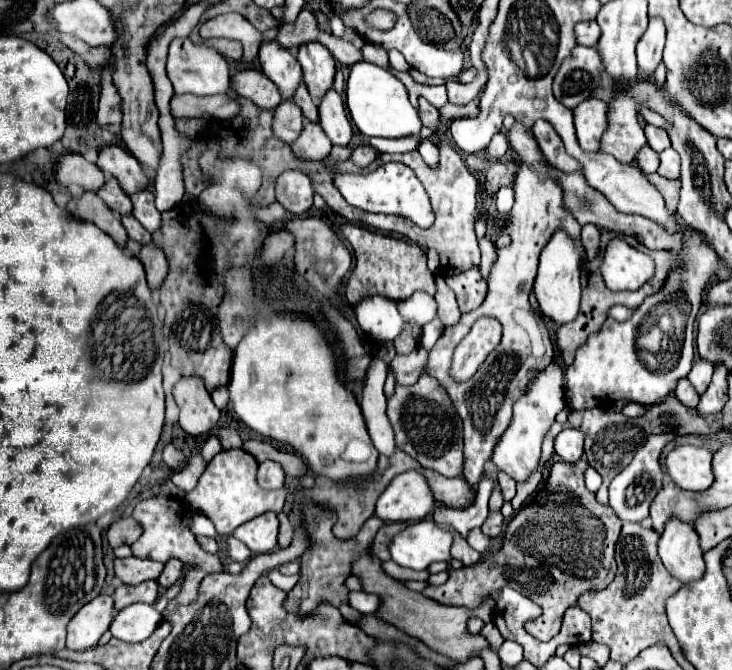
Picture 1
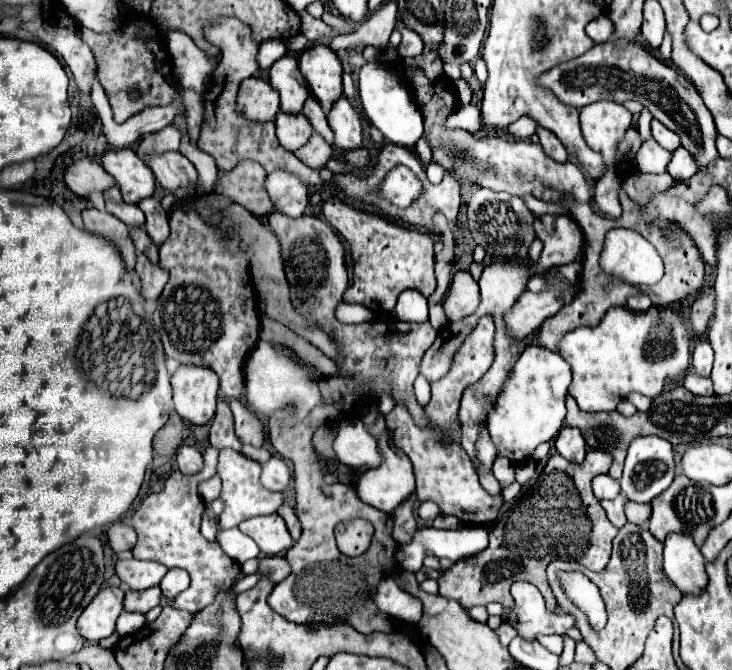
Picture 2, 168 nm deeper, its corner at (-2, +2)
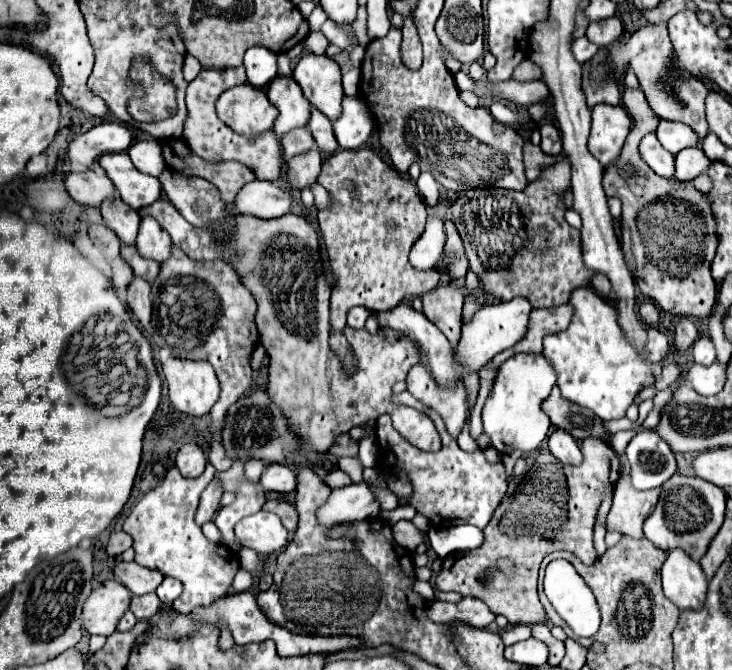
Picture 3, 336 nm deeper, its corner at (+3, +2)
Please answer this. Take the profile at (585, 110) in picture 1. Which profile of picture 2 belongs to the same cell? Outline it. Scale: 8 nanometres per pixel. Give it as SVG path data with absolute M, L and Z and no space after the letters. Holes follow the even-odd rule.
M597 101L581 109L581 131L587 145L603 155L607 167L615 165L617 145L631 127L631 113L613 101Z

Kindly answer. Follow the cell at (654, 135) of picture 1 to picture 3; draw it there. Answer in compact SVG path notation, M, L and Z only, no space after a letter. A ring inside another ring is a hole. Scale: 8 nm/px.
M660 119L660 123L658 123L656 137L658 137L660 145L674 155L678 151L682 151L684 147L698 145L696 135L692 133L692 129L688 129L688 125L680 125L674 121L664 121L664 119Z

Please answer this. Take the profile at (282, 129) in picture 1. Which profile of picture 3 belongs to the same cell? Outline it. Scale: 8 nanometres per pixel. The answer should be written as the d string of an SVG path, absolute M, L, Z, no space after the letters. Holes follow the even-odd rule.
M298 127L298 129L288 131L286 135L282 135L280 143L282 143L286 159L290 159L290 157L294 157L298 153L304 153L304 151L308 151L308 149L314 147L312 133L306 127Z

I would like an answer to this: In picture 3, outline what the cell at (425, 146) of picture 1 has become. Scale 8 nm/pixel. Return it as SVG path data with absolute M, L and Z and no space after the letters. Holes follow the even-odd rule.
M422 173L422 175L418 177L418 181L416 181L416 187L418 187L418 191L422 193L424 203L426 203L430 209L434 209L434 207L438 205L438 193L440 193L440 187L438 187L438 183L434 181L434 177L432 177L430 173Z

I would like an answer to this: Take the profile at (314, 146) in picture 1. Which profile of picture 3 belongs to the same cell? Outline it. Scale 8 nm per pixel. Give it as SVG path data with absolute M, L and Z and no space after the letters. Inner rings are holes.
M318 147L292 157L286 163L290 185L300 191L306 185L314 183L316 177L318 177L318 173L320 173L320 165L322 165L322 157L320 157L320 149Z

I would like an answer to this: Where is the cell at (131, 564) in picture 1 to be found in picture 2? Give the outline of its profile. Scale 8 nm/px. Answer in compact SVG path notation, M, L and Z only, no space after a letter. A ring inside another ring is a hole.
M139 559L117 561L115 569L117 569L117 577L133 591L143 591L159 585L167 573L167 567L157 561L153 563L153 561L139 561Z

